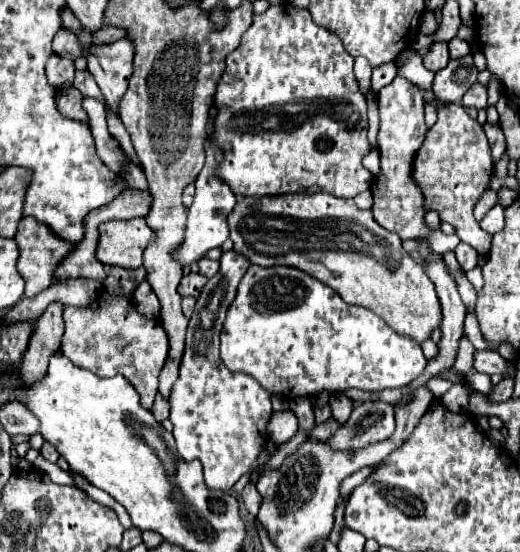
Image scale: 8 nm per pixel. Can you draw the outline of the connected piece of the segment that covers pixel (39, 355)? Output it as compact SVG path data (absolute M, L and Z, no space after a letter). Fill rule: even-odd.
M50 303L44 315L40 315L20 365L20 373L26 383L42 379L46 375L50 355L54 355L60 349L60 341L64 335L62 313L64 313L62 303Z

